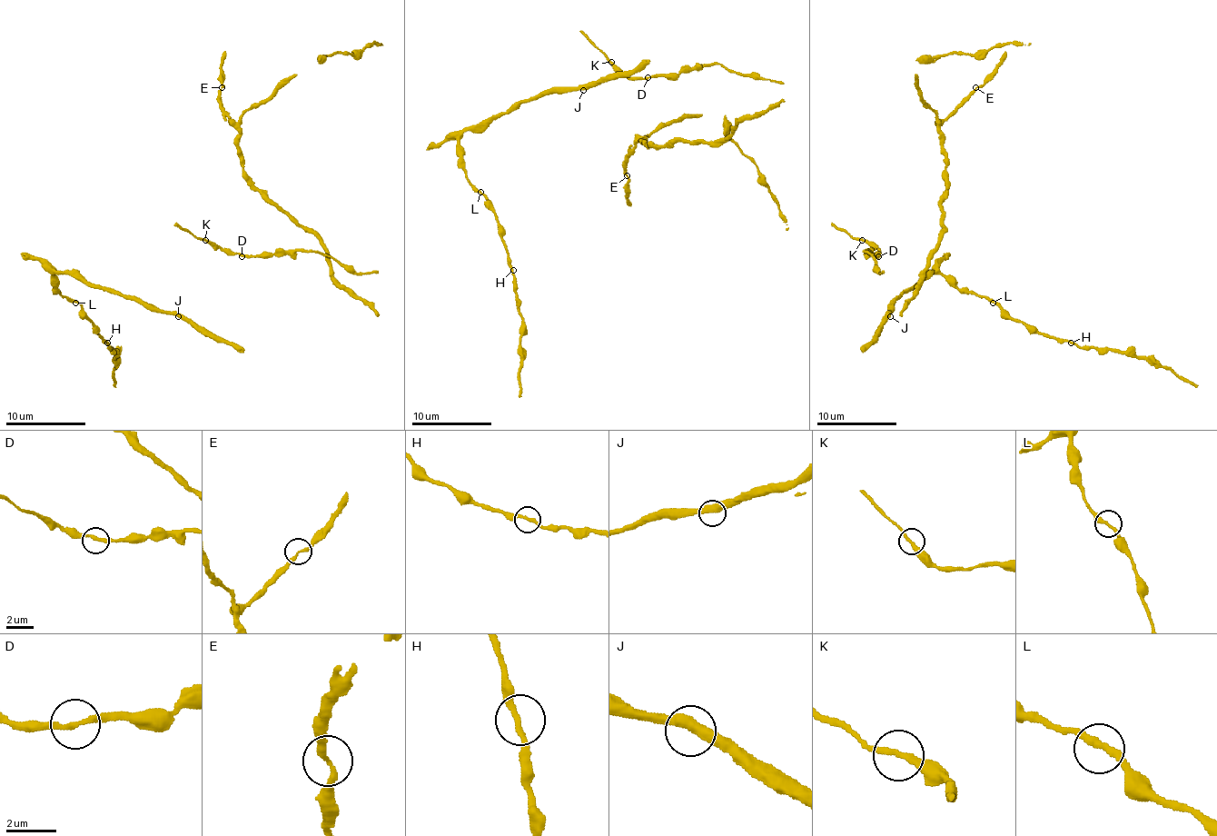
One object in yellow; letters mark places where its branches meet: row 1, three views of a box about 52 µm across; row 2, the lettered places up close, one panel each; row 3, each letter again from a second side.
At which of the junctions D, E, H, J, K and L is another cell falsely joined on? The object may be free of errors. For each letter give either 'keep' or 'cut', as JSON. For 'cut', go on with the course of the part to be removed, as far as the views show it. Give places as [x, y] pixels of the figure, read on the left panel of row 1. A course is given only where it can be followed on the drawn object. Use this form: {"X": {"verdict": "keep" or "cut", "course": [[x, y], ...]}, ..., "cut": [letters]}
{"D": {"verdict": "keep"}, "E": {"verdict": "keep"}, "H": {"verdict": "keep"}, "J": {"verdict": "keep"}, "K": {"verdict": "keep"}, "L": {"verdict": "keep"}, "cut": []}

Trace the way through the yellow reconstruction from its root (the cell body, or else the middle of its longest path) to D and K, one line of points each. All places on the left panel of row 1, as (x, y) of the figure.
D: (288, 250), (278, 250), (272, 256), (242, 256)
K: (288, 250), (278, 250), (272, 256), (225, 254), (205, 240)

